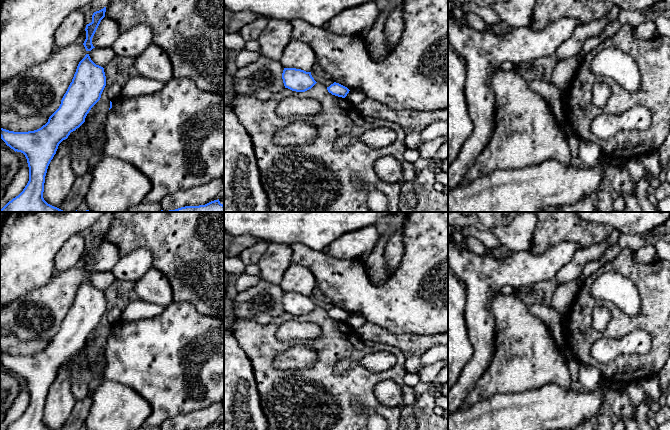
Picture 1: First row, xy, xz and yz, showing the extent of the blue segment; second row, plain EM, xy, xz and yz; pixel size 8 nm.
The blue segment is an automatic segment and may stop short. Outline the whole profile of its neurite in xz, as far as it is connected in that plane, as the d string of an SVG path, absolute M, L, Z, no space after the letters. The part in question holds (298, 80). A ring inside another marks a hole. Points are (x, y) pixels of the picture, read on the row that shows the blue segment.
M284 68L282 79L285 88L296 92L305 92L317 83L311 72L296 68Z

